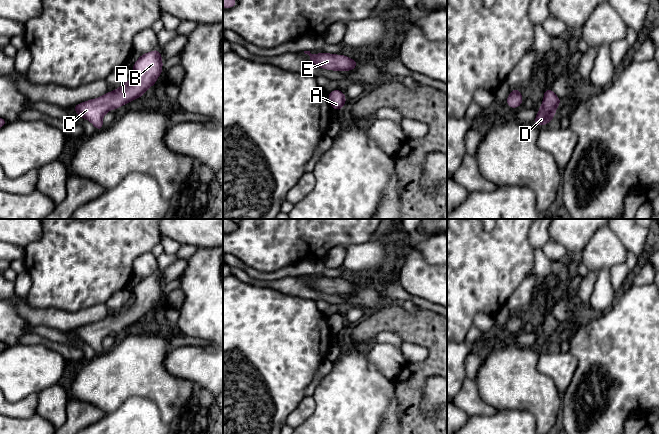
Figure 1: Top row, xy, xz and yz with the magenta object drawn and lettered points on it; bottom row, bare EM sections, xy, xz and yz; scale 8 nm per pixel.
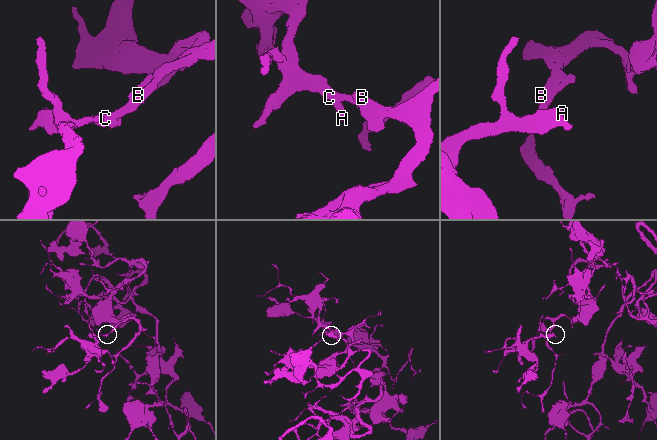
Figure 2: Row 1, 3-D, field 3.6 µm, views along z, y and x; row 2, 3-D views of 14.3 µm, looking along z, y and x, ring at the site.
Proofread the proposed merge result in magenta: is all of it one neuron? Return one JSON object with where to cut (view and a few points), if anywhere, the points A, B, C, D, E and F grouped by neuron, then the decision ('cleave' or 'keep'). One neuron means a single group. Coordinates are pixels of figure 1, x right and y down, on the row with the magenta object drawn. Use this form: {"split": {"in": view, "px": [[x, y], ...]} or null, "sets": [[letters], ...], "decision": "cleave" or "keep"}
{"split": null, "sets": [["A", "B", "C", "D", "E", "F"]], "decision": "keep"}

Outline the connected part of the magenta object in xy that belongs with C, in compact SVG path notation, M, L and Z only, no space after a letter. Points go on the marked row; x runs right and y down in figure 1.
M159 49L142 54L133 64L134 76L127 82L116 88L114 92L109 91L101 97L74 105L72 109L100 131L104 128L102 118L108 111L142 97L149 87L155 86L156 79L162 74L163 64Z

